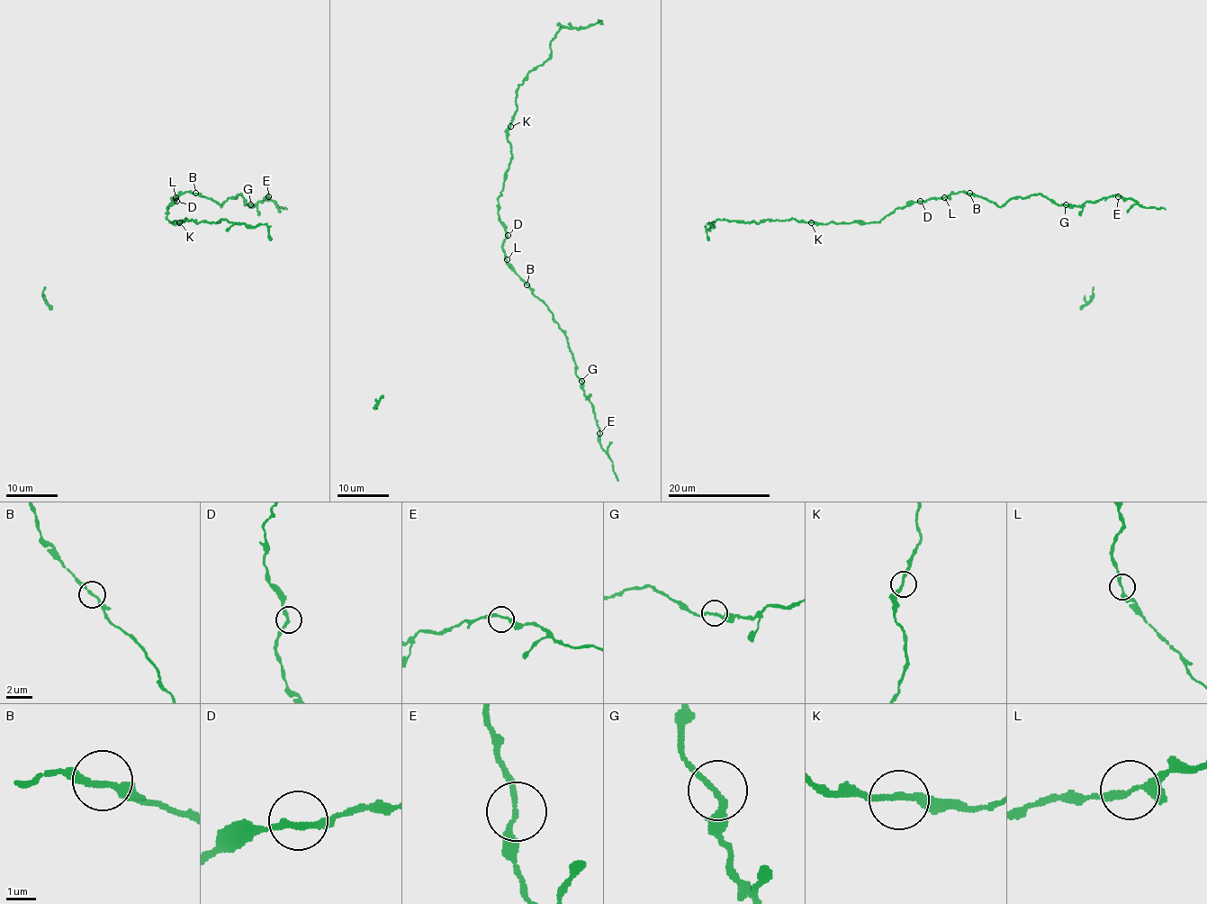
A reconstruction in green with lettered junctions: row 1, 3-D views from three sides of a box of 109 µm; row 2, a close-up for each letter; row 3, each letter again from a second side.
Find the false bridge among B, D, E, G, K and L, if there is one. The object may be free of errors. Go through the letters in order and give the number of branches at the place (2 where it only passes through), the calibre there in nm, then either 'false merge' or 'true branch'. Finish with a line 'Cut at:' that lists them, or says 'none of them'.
B: 2 | 190 nm | true branch
D: 2 | 220 nm | true branch
E: 2 | 190 nm | true branch
G: 2 | 240 nm | true branch
K: 2 | 200 nm | true branch
L: 2 | 240 nm | true branch
Cut at: none of them

